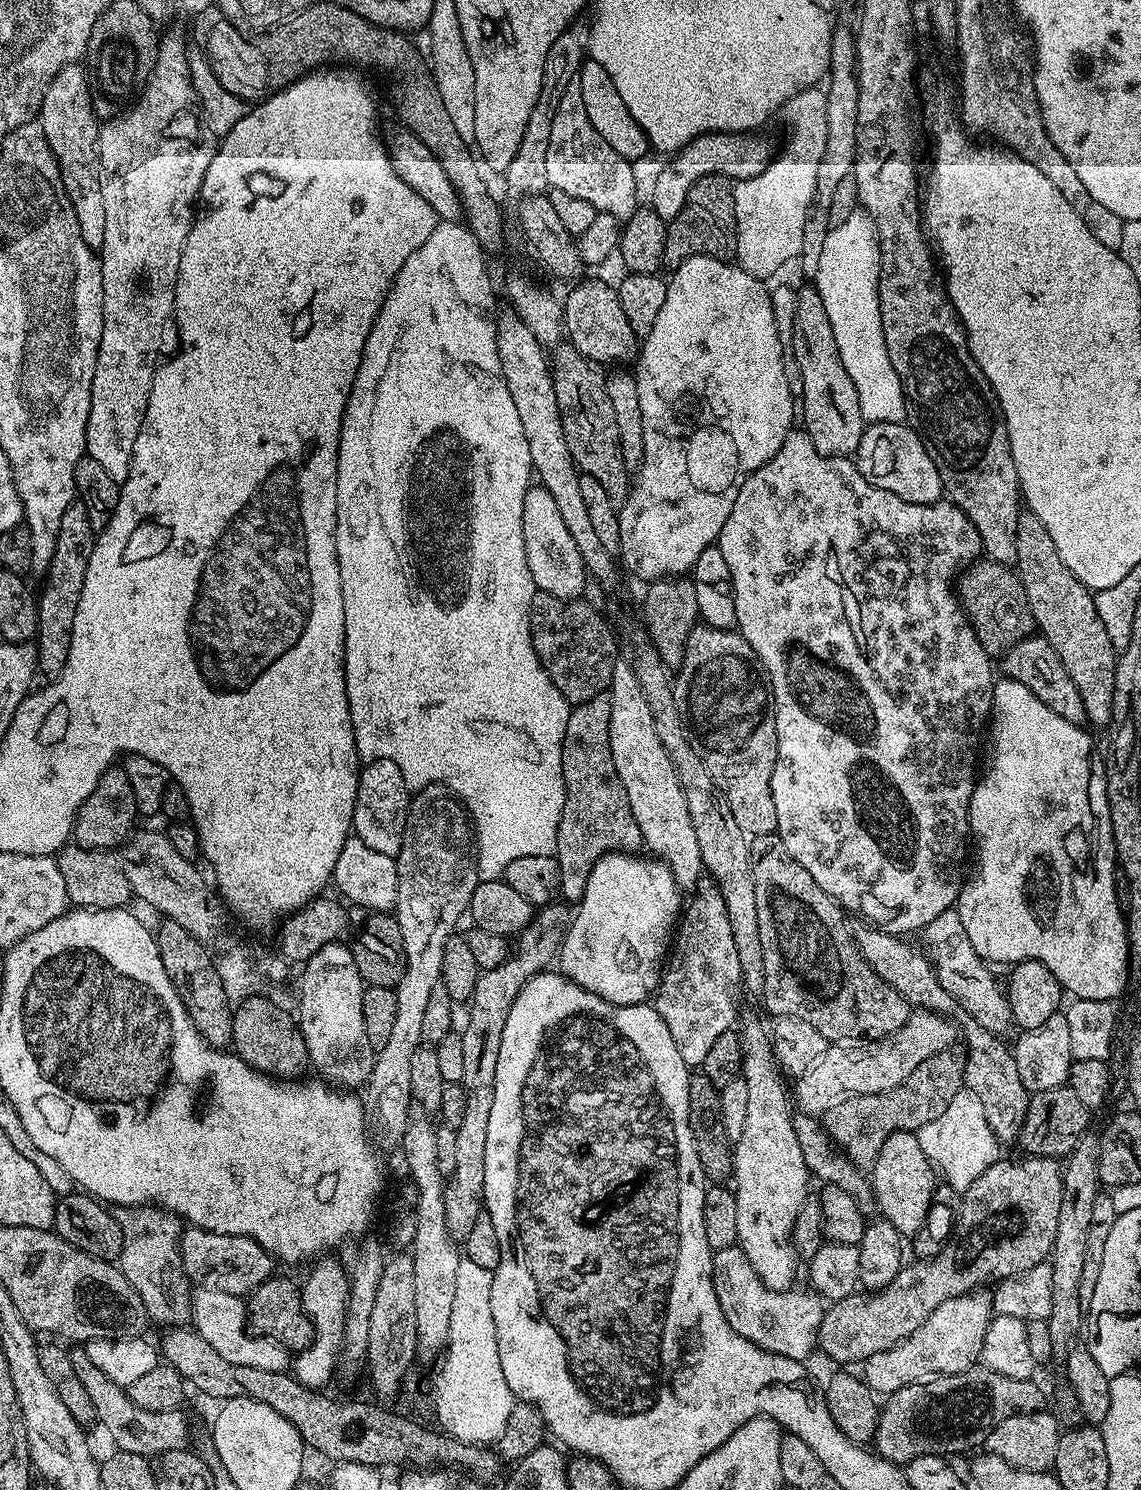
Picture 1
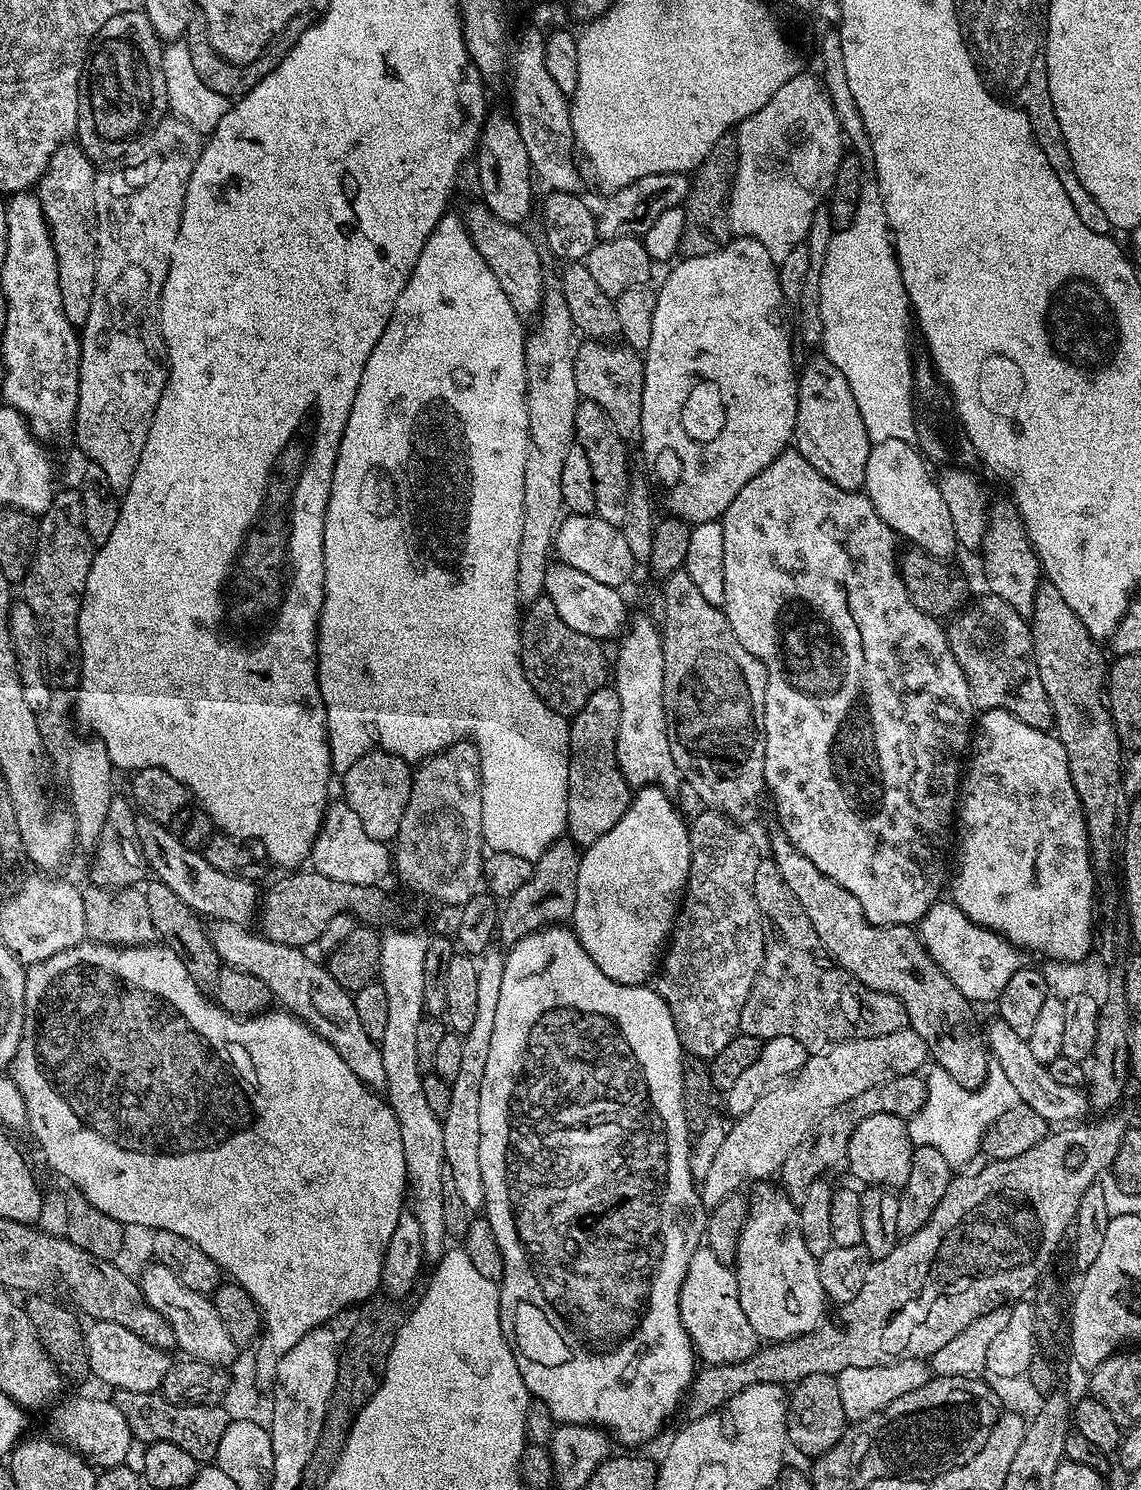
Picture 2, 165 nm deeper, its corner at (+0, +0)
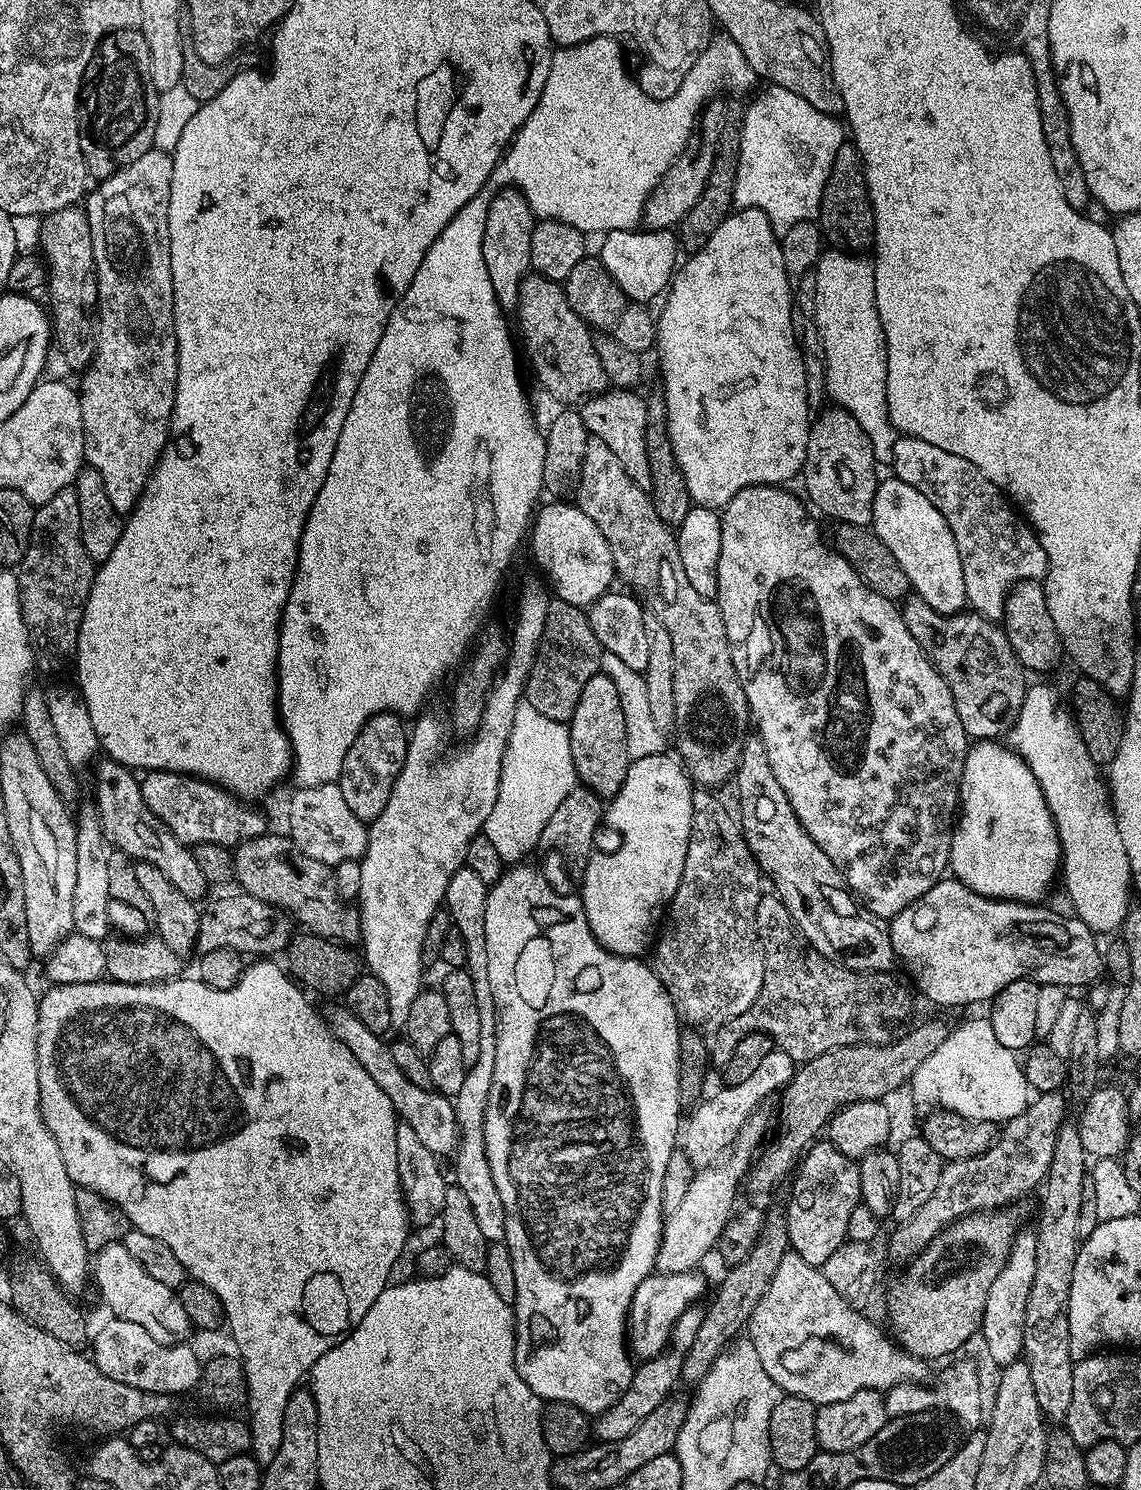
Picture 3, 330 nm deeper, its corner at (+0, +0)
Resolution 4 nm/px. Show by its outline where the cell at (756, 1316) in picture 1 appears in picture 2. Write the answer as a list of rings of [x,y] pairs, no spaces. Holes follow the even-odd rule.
[[[706,1246],[697,1248],[690,1258],[680,1291],[680,1317],[697,1357],[705,1365],[744,1360],[761,1347],[762,1341],[754,1326],[750,1326],[746,1314],[742,1314],[735,1271],[729,1265],[718,1262]]]

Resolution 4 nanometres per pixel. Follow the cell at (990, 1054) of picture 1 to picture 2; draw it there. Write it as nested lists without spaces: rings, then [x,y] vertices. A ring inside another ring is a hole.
[[[783,834],[777,835],[770,856],[776,861],[778,874],[782,874],[786,886],[790,886],[790,894],[794,894],[802,910],[806,910],[806,918],[810,918],[810,926],[814,926],[814,934],[818,934],[829,956],[866,986],[879,992],[888,992],[891,996],[899,996],[906,1006],[908,1027],[922,1038],[928,1047],[929,1057],[939,1068],[946,1070],[946,1074],[950,1074],[950,1078],[954,1078],[958,1086],[979,1089],[980,1085],[988,1079],[990,1055],[981,1025],[976,1025],[976,1020],[972,1017],[973,1001],[967,1000],[962,990],[958,990],[958,986],[954,986],[954,982],[950,982],[950,978],[942,974],[934,958],[930,958],[930,954],[924,949],[924,943],[920,940],[917,929],[907,924],[890,926],[871,924],[864,917],[862,902],[858,902],[858,898],[850,894],[850,890],[842,890],[842,886],[838,886],[834,878],[826,878],[826,874],[822,874],[822,870],[818,870],[818,866],[814,866],[814,862],[810,862],[810,858],[806,858],[806,854],[797,850]]]

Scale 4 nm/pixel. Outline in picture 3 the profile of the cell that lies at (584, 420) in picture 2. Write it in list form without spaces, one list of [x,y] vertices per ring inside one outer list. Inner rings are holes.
[[[589,435],[588,441],[586,442],[586,454],[582,458],[582,474],[580,475],[580,484],[574,493],[574,503],[576,507],[582,510],[582,514],[586,514],[586,518],[590,518],[590,522],[594,522],[594,526],[598,526],[598,530],[602,530],[602,534],[608,543],[610,554],[614,558],[617,577],[619,577],[621,581],[624,579],[625,582],[629,584],[627,587],[639,597],[643,607],[647,609],[651,615],[656,616],[658,622],[662,622],[662,626],[666,626],[666,631],[670,634],[670,642],[674,646],[674,714],[676,715],[674,732],[675,736],[677,735],[677,750],[675,749],[675,751],[678,753],[679,759],[682,761],[689,777],[691,777],[697,785],[712,786],[708,784],[724,784],[727,780],[729,783],[729,781],[735,777],[736,767],[740,761],[740,745],[742,743],[742,737],[745,735],[745,733],[743,734],[744,727],[746,727],[747,724],[749,727],[750,724],[750,713],[748,710],[748,699],[742,690],[740,679],[736,673],[736,667],[732,661],[732,644],[726,638],[726,626],[722,622],[720,607],[718,607],[713,597],[698,594],[698,590],[694,590],[694,586],[690,586],[690,581],[687,580],[686,573],[682,570],[682,554],[678,554],[676,532],[673,531],[669,525],[665,524],[662,518],[658,518],[658,513],[654,511],[654,506],[652,505],[651,495],[630,480],[629,475],[626,474],[621,463],[618,462],[617,455],[596,436]]]

